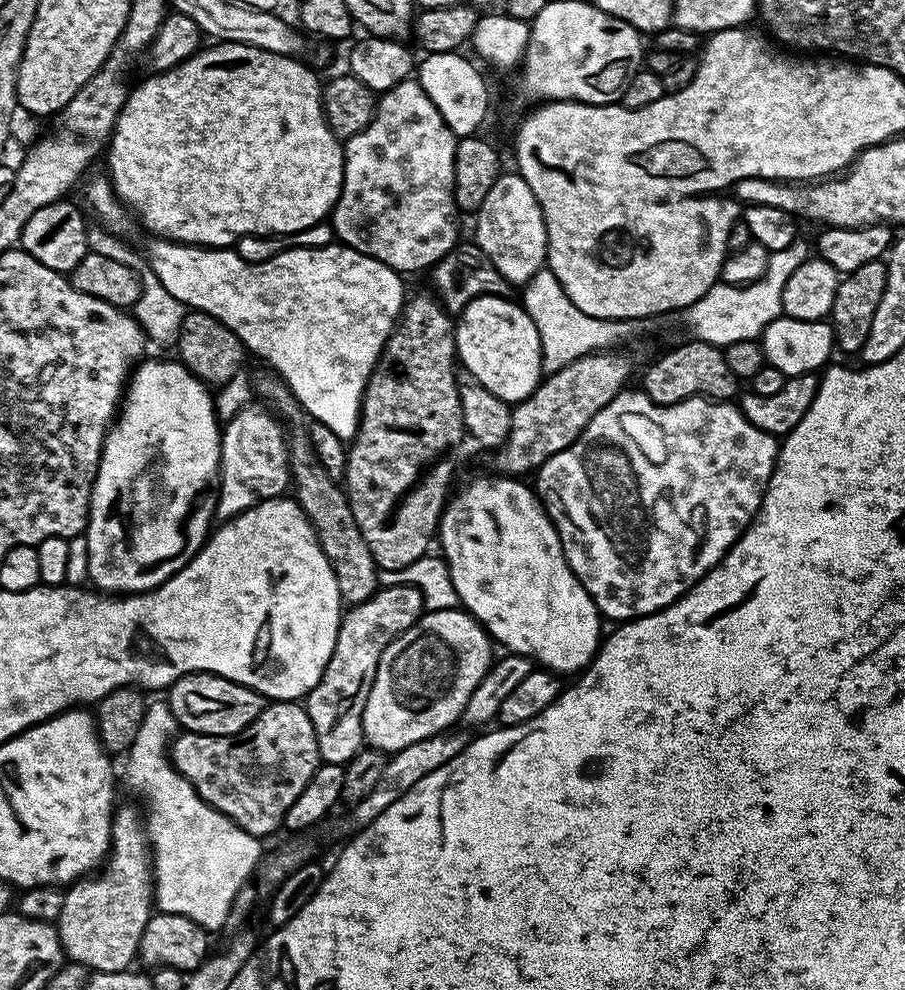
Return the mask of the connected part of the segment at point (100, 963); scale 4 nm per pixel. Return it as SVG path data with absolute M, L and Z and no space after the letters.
M137 808L115 809L112 818L112 846L106 857L106 867L87 878L75 881L64 892L62 914L58 921L60 944L71 963L81 964L92 972L129 971L137 959L146 922L154 915L152 845L148 843L148 829L142 819L141 809Z

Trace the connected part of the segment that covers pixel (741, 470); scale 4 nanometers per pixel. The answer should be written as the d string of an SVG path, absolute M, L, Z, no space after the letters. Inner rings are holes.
M625 390L617 394L608 405L582 430L582 434L566 450L551 456L535 473L535 491L540 497L545 512L556 528L558 538L562 542L562 550L566 554L566 562L570 562L570 570L582 582L582 586L591 594L601 617L608 616L612 622L627 622L638 616L669 608L675 600L680 599L688 589L693 588L707 572L719 564L727 552L752 523L760 504L764 501L764 492L776 469L778 440L769 432L758 430L754 422L745 418L744 412L735 403L727 400L710 400L706 396L692 396L677 404L656 404L643 390Z

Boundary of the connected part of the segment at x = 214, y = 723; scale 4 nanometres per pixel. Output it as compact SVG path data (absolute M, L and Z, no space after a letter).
M191 672L178 678L167 689L166 696L166 703L177 725L183 731L194 732L198 736L237 736L266 707L266 698L258 690L212 672Z

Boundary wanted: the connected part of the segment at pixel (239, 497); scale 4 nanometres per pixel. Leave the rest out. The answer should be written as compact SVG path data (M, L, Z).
M254 407L238 410L220 434L220 474L214 512L221 521L231 520L264 500L285 495L290 488L289 437L285 425L267 407Z

